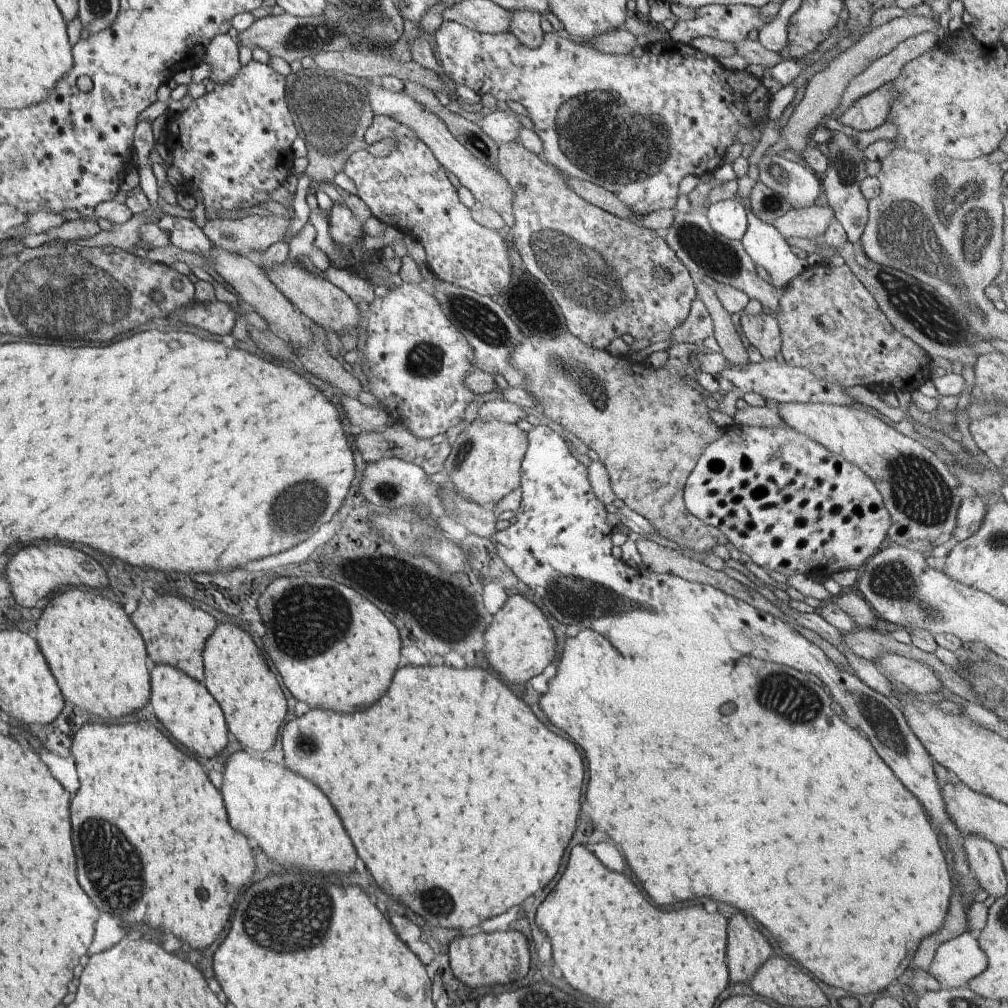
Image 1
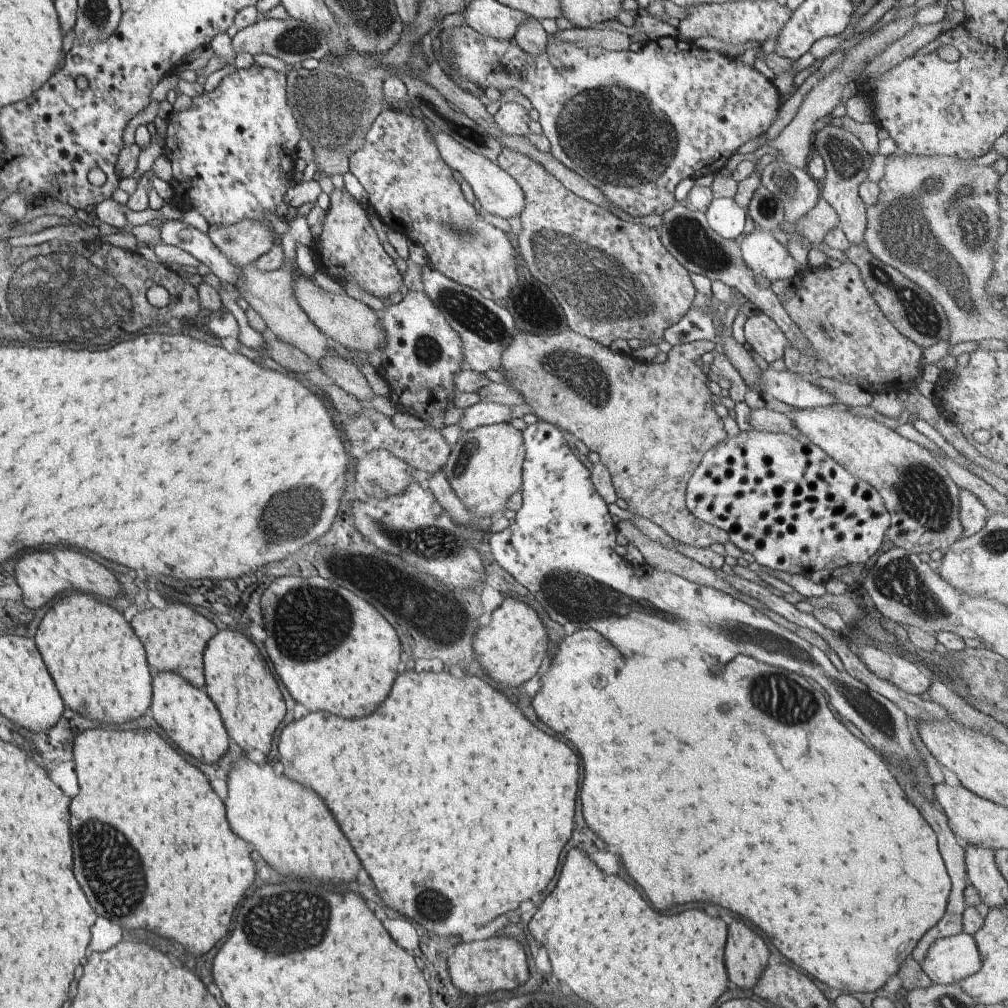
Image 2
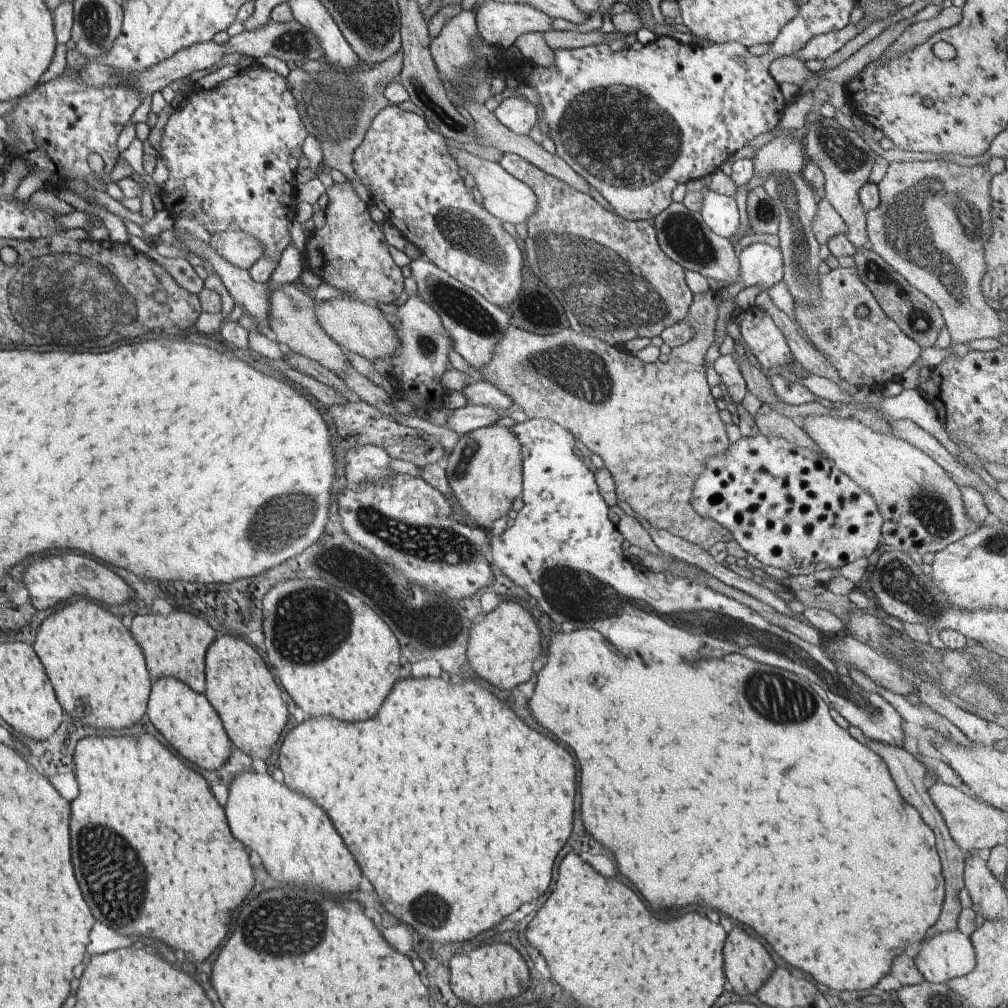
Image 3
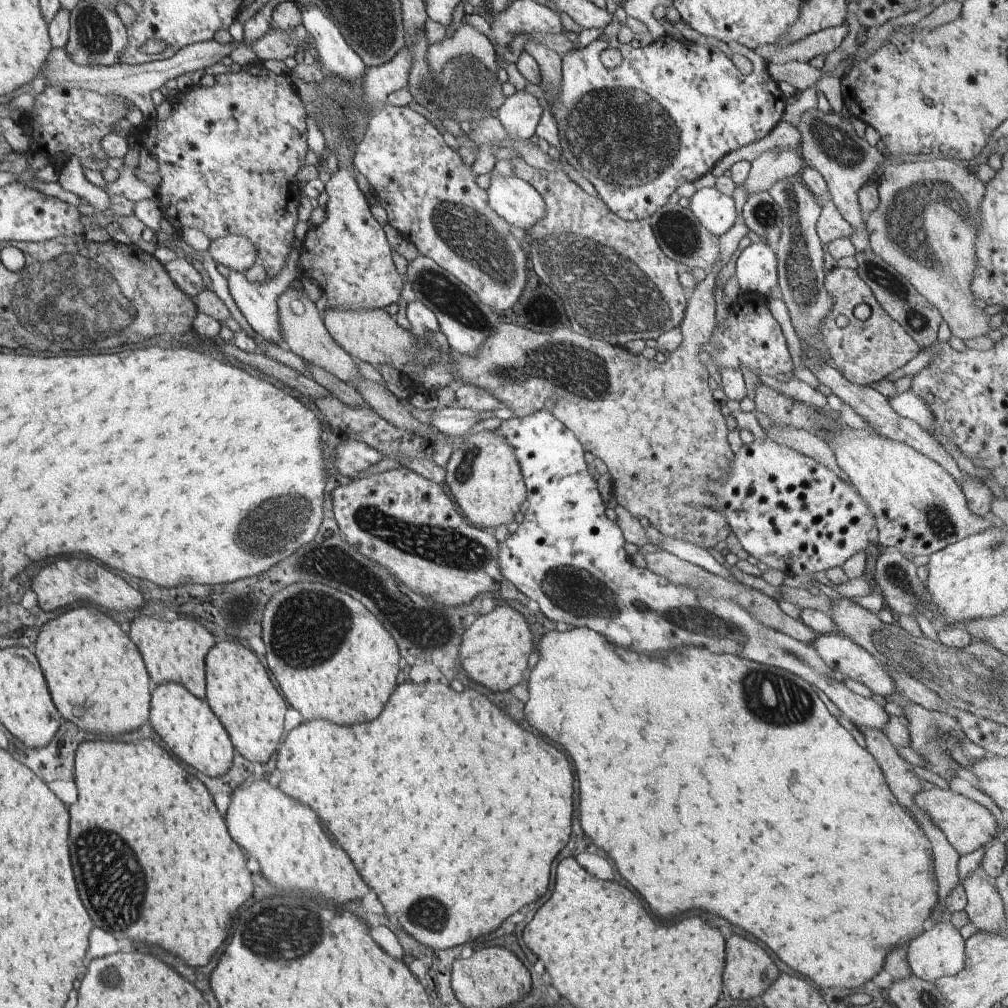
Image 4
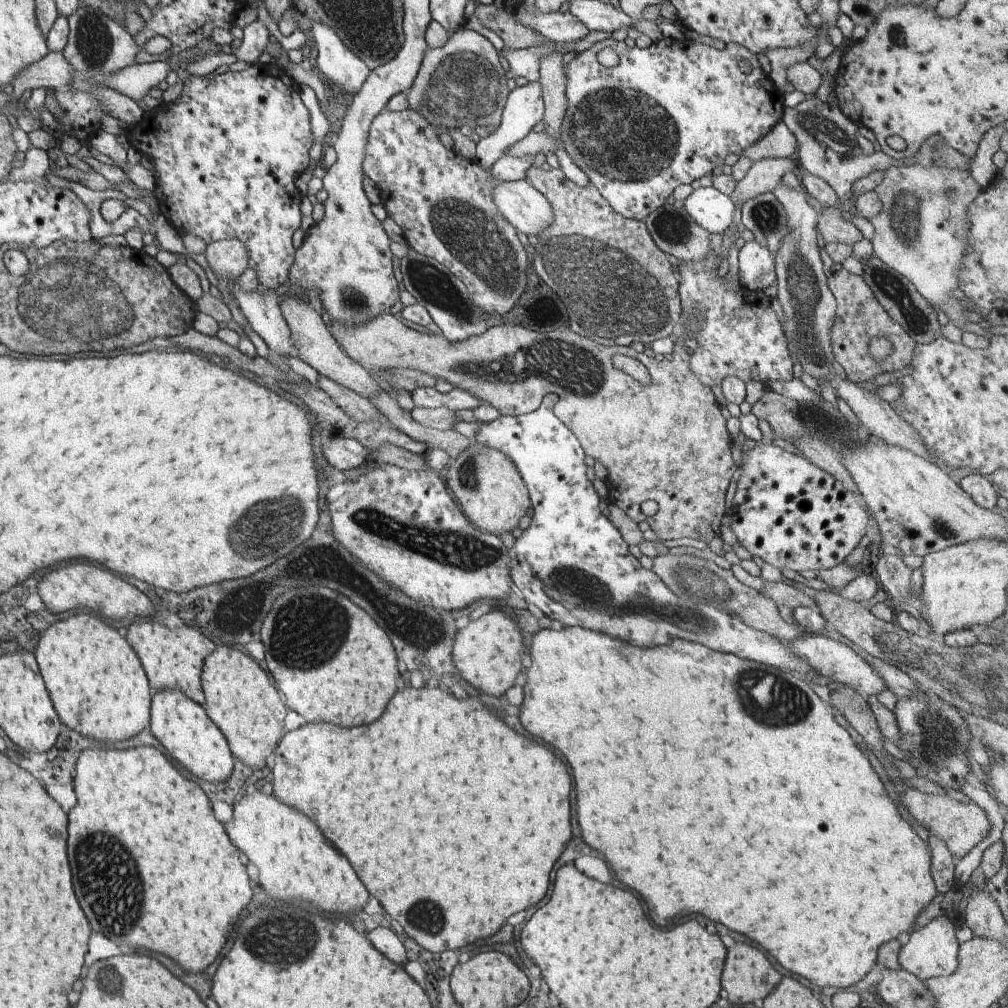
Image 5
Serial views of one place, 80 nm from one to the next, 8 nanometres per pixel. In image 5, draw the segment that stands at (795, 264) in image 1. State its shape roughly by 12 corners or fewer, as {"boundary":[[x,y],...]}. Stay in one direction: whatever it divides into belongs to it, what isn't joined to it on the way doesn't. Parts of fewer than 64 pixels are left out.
{"boundary":[[755,240],[739,250],[739,280],[751,291],[777,281],[775,257]]}

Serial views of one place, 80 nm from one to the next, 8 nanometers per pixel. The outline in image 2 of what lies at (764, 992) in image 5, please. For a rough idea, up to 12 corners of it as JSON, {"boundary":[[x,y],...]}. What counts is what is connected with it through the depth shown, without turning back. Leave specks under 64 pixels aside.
{"boundary":[[736,917],[724,949],[727,977],[753,989],[769,965],[762,937]]}

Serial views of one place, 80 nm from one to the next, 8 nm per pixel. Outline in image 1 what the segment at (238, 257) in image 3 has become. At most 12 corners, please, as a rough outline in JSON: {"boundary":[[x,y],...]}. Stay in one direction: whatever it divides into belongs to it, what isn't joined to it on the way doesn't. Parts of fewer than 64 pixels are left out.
{"boundary":[[276,215],[207,219],[218,249],[246,257],[280,242],[289,220]]}

